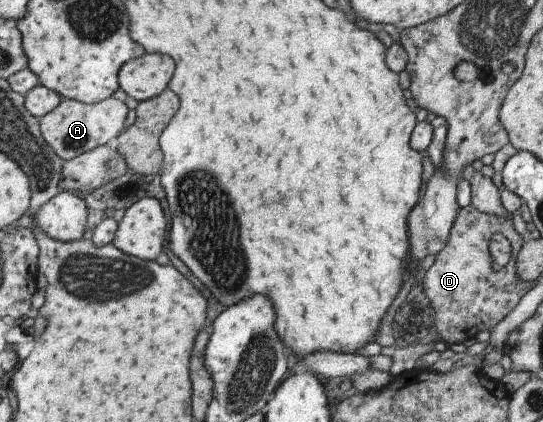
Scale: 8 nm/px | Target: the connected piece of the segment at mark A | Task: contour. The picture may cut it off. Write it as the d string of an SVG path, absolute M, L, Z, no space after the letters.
M109 96L97 103L86 104L61 98L59 105L38 120L38 128L47 145L62 159L70 160L80 153L103 145L124 129L127 107Z

